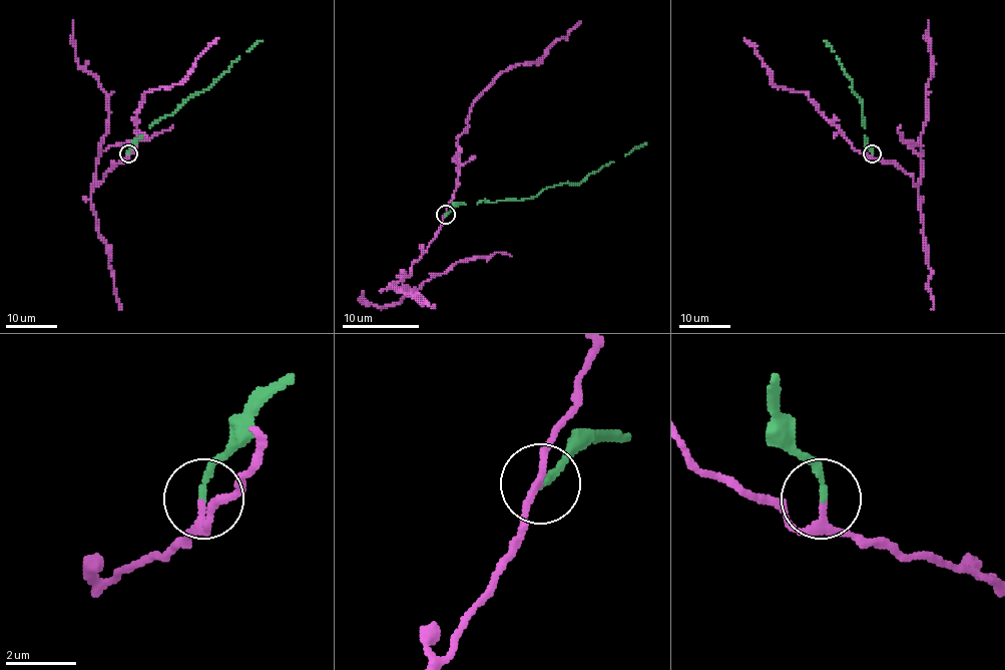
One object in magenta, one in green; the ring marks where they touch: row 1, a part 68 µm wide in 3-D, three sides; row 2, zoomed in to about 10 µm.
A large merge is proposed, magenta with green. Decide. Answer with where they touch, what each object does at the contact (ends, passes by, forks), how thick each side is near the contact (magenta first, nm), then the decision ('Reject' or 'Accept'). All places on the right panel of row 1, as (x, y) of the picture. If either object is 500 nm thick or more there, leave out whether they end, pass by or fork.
Place: (872, 153). At the ring magenta passes by. At the ring green ends. Thickness 150 nm (magenta) against 170 nm. Accept

